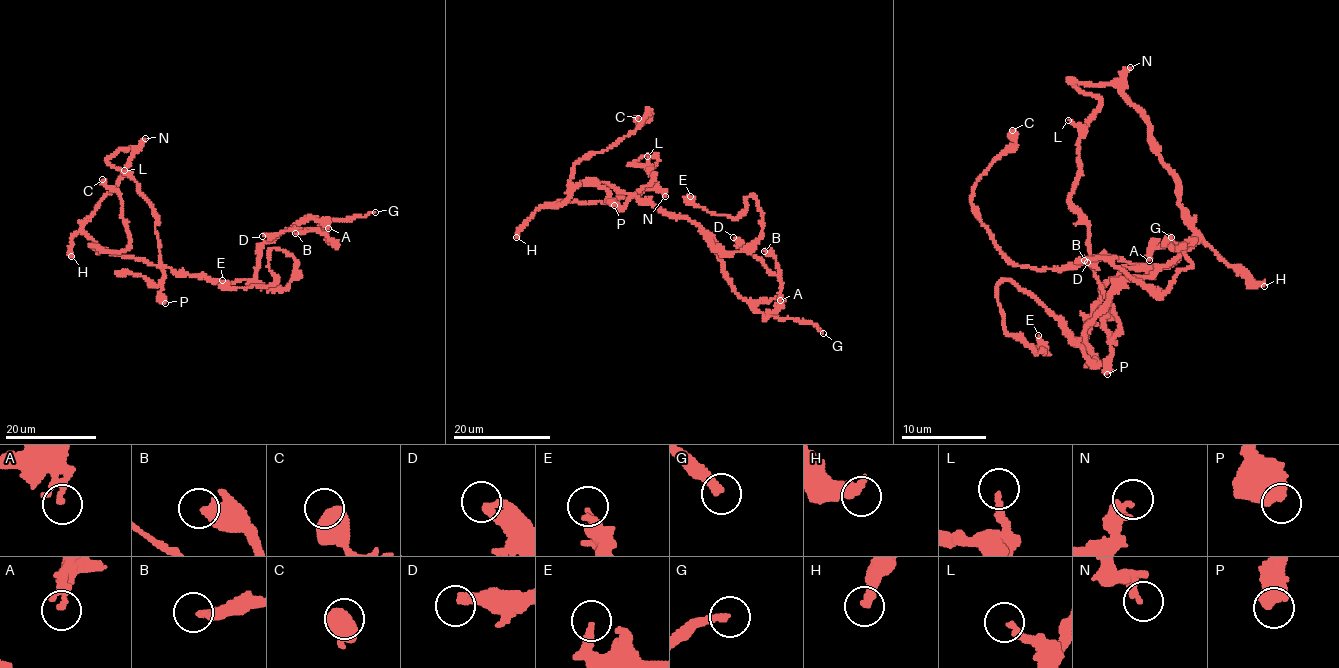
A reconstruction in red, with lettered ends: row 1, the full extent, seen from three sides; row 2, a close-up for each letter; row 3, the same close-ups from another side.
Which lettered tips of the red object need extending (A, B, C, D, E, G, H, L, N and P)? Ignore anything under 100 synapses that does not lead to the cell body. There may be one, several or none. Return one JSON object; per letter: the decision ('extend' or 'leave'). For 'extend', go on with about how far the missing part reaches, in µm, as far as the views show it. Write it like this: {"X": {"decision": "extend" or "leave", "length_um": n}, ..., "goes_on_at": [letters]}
{"A": {"decision": "leave"}, "B": {"decision": "leave"}, "C": {"decision": "leave"}, "D": {"decision": "leave"}, "E": {"decision": "leave"}, "G": {"decision": "extend", "length_um": 250}, "H": {"decision": "leave"}, "L": {"decision": "leave"}, "N": {"decision": "leave"}, "P": {"decision": "leave"}, "goes_on_at": ["G"]}

